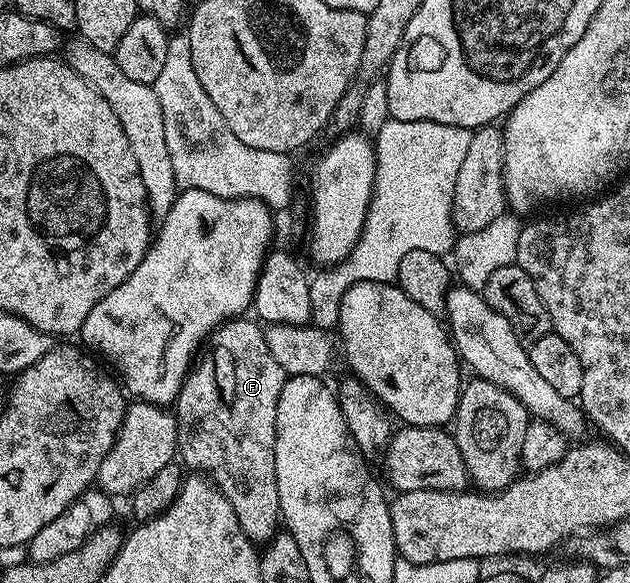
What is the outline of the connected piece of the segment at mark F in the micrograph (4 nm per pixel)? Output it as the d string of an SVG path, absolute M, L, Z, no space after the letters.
M247 316L232 318L215 329L209 345L198 355L191 373L183 382L179 397L173 403L173 413L179 441L177 454L182 465L209 476L225 500L233 504L233 512L237 512L237 520L249 541L266 544L281 526L275 471L275 433L277 400L289 376L269 353L269 344L265 344L263 335L264 327L258 321L250 322L249 319Z

